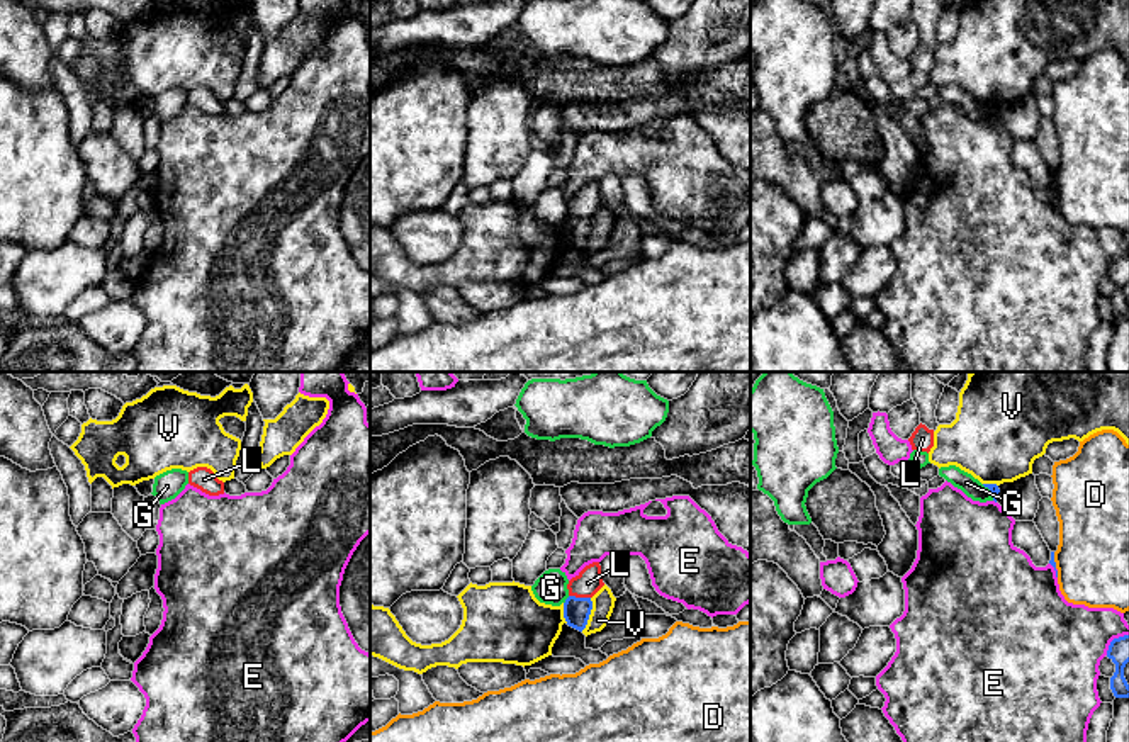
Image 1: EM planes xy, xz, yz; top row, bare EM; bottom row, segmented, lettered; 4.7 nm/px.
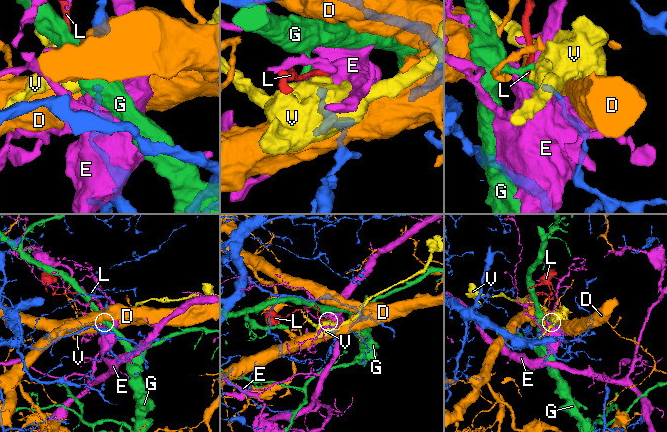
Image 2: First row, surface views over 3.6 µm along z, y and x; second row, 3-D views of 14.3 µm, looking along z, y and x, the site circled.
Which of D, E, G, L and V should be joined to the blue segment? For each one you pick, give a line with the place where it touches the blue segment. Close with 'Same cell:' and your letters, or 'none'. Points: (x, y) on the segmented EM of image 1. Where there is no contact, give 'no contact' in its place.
Same cell: none

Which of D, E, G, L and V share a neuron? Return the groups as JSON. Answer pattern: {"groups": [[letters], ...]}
{"groups": [["D"], ["E"], ["G"], ["L"], ["V"]]}

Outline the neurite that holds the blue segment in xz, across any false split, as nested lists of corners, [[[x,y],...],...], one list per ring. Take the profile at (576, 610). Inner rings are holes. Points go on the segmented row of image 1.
[[[569,596],[564,603],[564,618],[569,627],[582,632],[593,610],[591,598]]]

